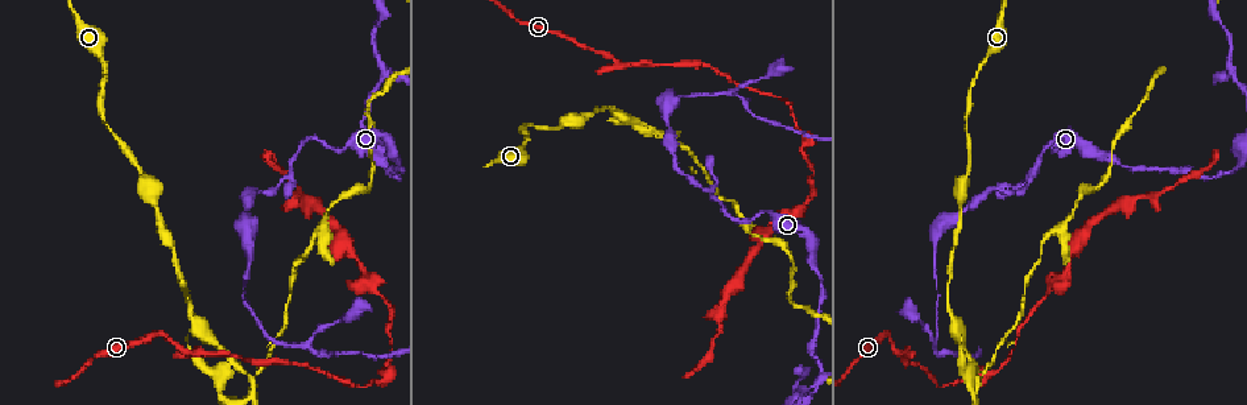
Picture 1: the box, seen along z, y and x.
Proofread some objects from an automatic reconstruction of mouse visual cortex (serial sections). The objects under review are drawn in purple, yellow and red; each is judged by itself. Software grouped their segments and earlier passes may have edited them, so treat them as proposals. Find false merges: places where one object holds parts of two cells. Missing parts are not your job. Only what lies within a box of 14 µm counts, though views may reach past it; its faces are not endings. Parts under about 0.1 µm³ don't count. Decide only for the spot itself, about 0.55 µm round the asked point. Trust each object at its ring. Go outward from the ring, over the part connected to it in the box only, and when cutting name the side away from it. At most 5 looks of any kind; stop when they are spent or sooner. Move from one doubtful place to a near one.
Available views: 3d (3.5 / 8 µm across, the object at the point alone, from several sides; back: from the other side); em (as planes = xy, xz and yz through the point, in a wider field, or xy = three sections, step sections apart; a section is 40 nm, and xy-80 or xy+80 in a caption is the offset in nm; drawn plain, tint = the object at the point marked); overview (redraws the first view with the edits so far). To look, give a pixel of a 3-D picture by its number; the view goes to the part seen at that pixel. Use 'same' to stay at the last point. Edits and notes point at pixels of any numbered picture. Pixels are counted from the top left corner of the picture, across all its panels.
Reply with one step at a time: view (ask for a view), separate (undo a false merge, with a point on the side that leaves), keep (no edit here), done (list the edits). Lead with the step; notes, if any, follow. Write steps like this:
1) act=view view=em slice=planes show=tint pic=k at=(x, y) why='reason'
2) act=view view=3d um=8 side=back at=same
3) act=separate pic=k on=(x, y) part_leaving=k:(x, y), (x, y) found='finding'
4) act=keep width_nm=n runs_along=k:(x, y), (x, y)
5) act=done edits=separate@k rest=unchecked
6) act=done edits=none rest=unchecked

act=view view=3d um=3.5 pic=1 at=(982, 373) why='narrows sharply'

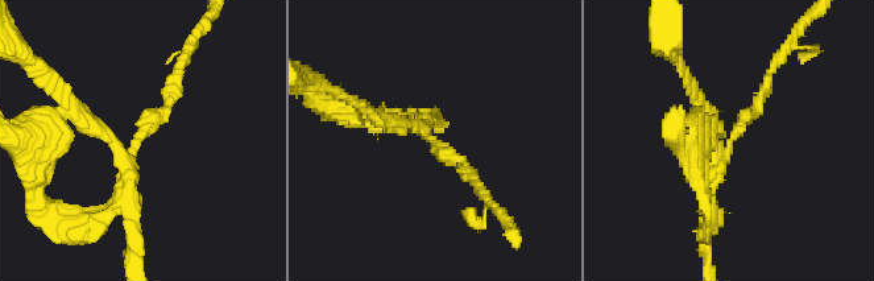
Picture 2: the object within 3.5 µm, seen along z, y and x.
act=view view=em slice=planes show=tint pic=2 at=(731, 139) arms=3 arm_widths_nm=150,150,200 why='shape alone is not enough'

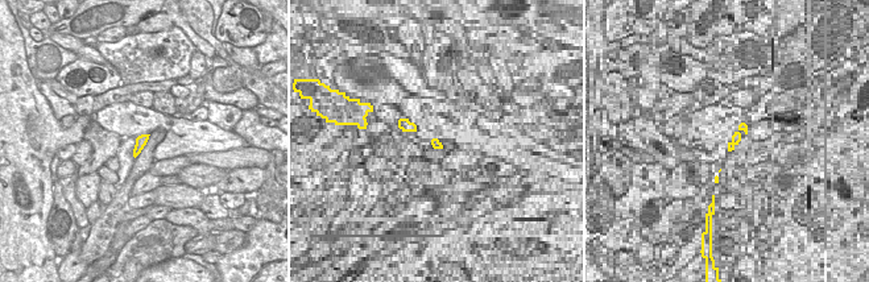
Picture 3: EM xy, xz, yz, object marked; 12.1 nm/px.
act=separate pic=2 on=(77, 215) part_leaving=2:(135, 151), (175, 94), (183, 57) found='a second cell is stuck on'

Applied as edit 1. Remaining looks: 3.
act=view view=3d um=3.5 pic=1 at=(311, 137) why='sharp bend'

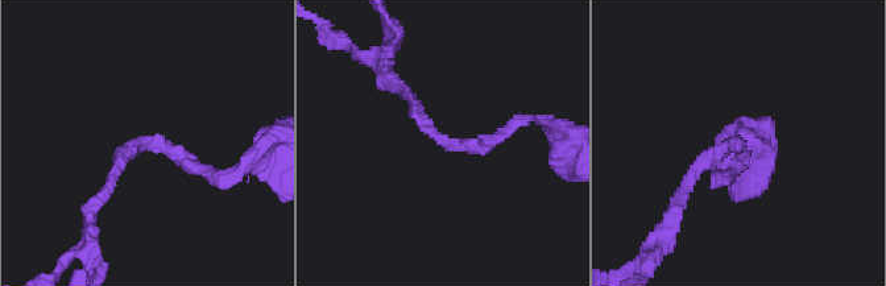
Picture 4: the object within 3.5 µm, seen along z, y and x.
act=view view=em slice=planes show=tint pic=4 at=(739, 140) arm_widths_nm=150,150 why='need the tissue'

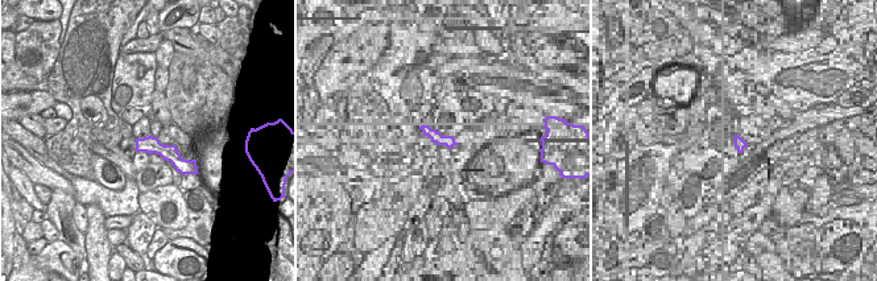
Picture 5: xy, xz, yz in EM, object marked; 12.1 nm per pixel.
act=keep runs_along=4:(223, 177), (141, 141), (106, 190) found='all the same cell'

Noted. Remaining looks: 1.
act=done edits=separate@2 rest=unchecked

